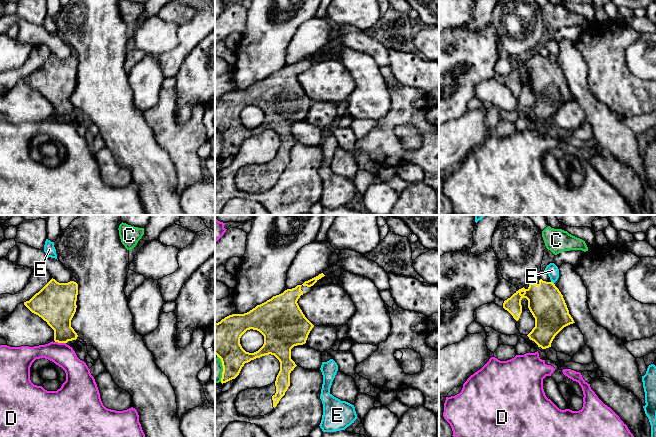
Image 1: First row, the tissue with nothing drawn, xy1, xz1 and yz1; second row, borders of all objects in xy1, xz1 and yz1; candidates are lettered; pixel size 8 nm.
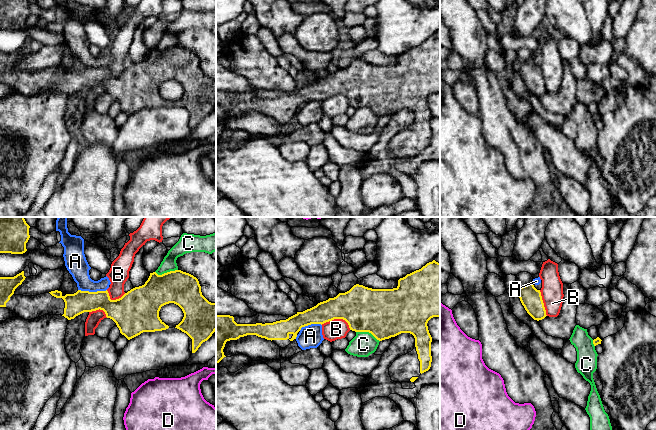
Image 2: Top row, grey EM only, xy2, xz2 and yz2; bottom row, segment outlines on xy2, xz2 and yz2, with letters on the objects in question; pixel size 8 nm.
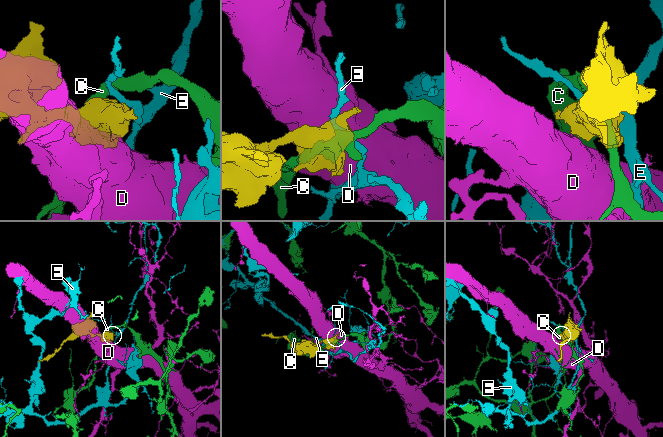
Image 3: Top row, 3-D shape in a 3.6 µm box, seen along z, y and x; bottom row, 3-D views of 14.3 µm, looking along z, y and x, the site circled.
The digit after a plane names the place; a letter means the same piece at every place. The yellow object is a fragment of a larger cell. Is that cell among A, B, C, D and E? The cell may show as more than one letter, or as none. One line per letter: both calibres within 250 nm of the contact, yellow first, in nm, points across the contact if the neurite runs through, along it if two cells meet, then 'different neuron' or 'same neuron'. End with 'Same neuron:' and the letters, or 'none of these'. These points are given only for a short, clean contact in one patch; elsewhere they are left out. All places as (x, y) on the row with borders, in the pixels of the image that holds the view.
A: calibres 180 and 170 nm; different neuron
B: calibres 360 and 160 nm; border xz2 (321, 324), (334, 319), (343, 319), (350, 329); different neuron
C: calibres 400 and 190 nm; different neuron
D: calibres 260 and 180 nm; border xy1 (55, 341), (65, 343); different neuron
E: calibres 280 and 100 nm; border yz1 (551, 281), (553, 283); different neuron
Same neuron: none of these

